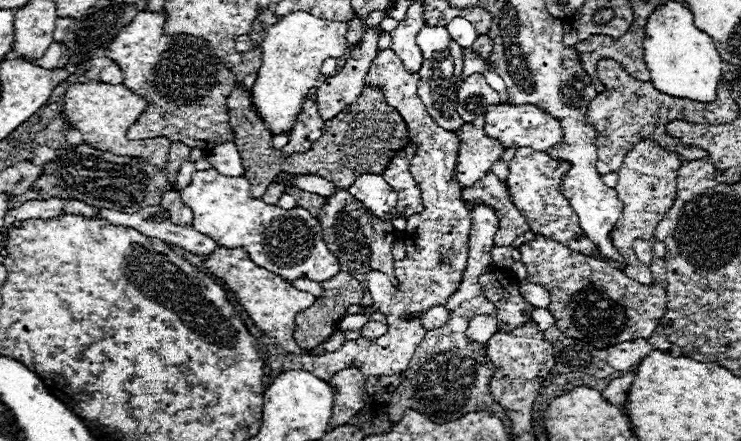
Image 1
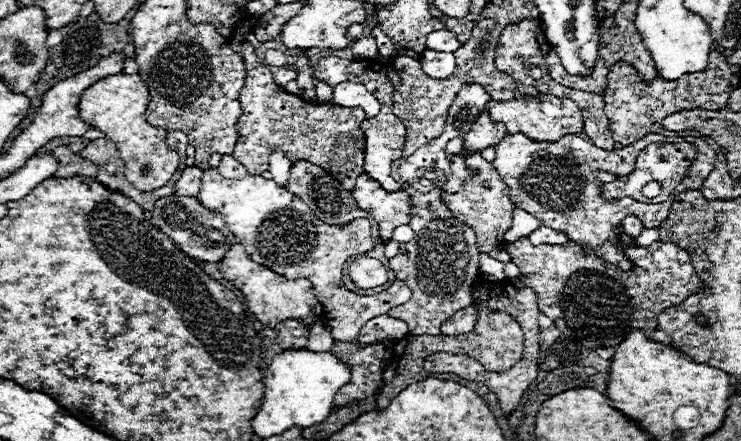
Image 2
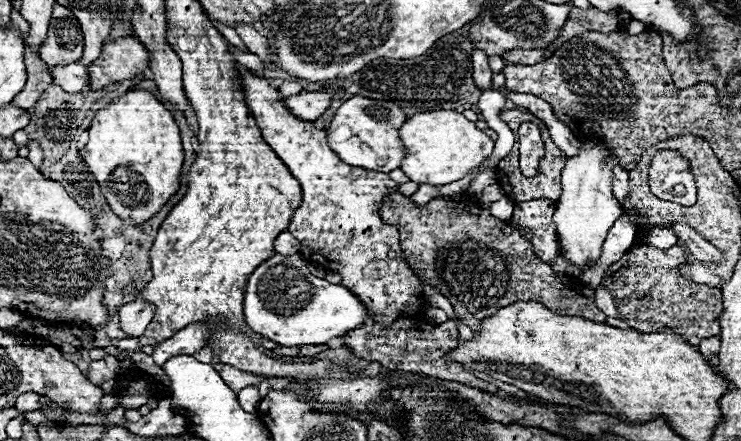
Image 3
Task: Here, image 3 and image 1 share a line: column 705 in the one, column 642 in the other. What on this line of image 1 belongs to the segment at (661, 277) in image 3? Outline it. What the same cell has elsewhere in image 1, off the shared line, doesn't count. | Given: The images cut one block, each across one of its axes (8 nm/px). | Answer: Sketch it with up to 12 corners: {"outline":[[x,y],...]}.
{"outline":[[546,236],[518,252],[558,330],[598,350],[650,338],[666,288]]}

